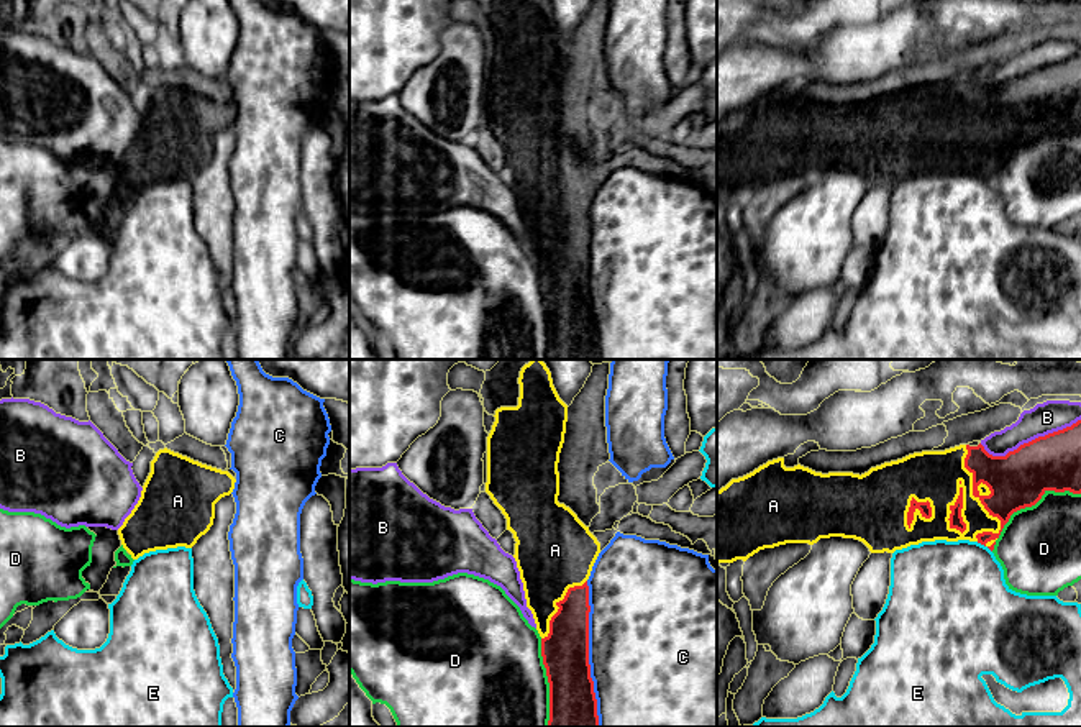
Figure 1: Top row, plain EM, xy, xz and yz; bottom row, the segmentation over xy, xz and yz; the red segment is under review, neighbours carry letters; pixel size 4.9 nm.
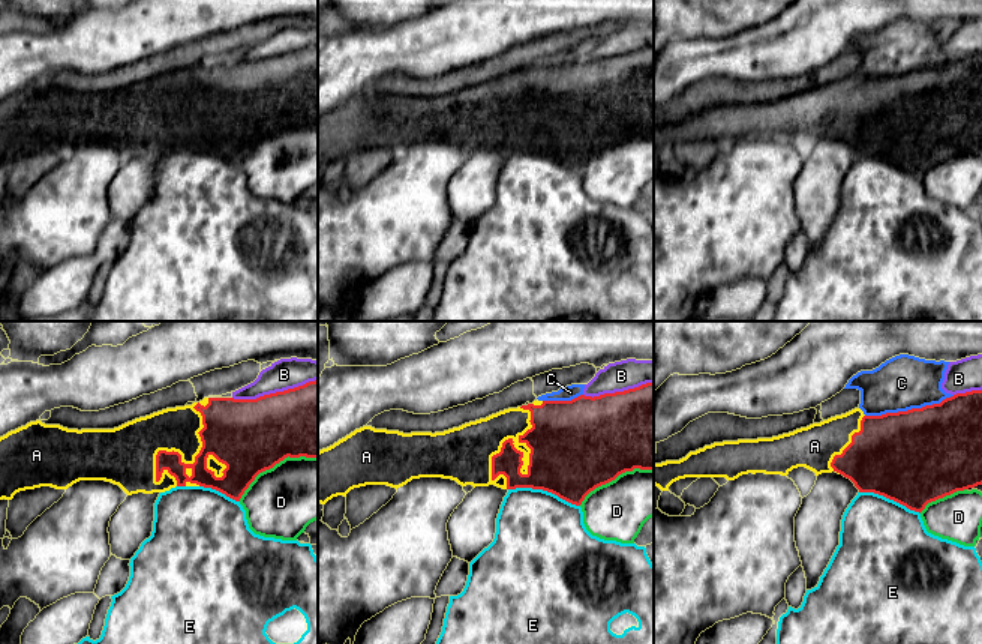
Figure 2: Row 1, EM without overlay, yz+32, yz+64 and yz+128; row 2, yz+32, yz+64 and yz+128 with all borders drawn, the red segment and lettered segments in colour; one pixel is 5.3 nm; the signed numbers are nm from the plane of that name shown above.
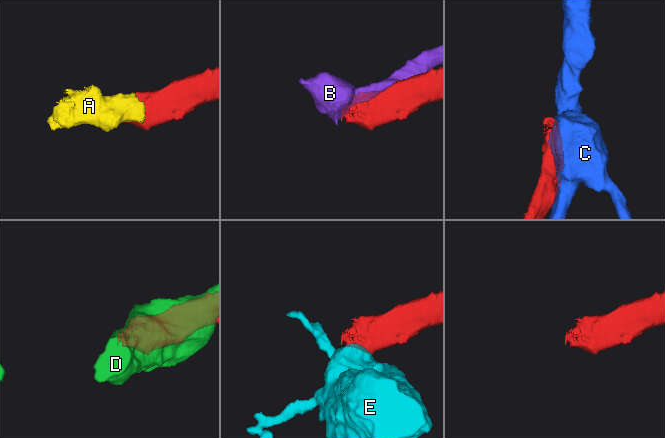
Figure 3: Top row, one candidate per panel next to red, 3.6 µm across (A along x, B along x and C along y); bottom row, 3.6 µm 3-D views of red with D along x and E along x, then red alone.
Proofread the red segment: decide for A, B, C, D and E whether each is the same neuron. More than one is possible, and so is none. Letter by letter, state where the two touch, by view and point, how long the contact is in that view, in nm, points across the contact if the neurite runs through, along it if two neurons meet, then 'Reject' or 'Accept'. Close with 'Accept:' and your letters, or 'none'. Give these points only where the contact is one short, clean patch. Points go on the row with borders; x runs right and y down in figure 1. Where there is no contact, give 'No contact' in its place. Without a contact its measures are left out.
A: Touches red at yz (981, 502). Shared border 480 nm. Accept
B: Touches red at yz (1029, 442). Shared border 500 nm. Reject
C: Touches red at xz (588, 653). Shared border 700 nm. Reject
D: Touches red at yz (1034, 504). Shared border 460 nm. Reject
E: Touches red at yz (985, 545). Shared border 90 nm. Boundary: yz (976, 542), (991, 552). Reject
Accept: A

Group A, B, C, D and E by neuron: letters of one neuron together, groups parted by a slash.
A / B / C / D / E

